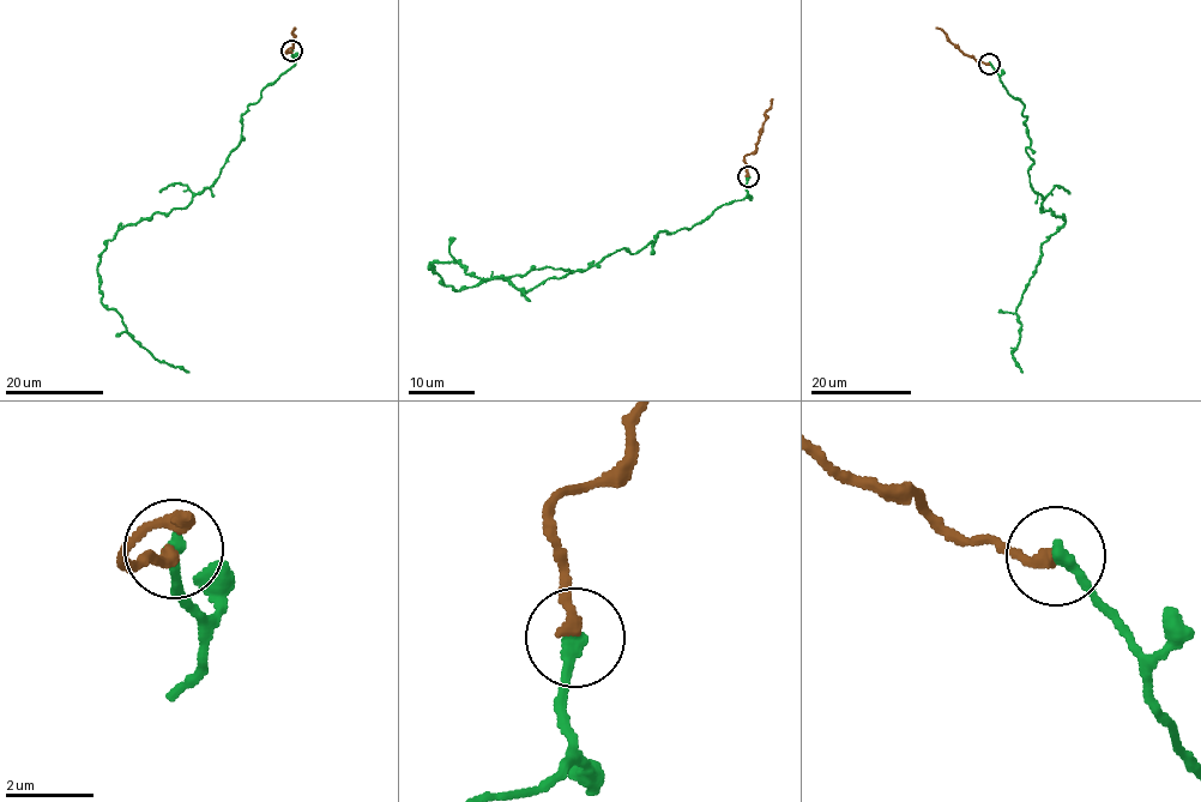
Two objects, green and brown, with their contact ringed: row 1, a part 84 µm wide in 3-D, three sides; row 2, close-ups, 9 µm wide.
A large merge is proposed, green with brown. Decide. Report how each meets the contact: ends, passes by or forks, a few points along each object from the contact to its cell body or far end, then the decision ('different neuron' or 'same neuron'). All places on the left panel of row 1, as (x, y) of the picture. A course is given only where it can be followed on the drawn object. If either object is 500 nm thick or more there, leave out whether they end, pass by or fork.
green ends; brown ends; course green (291, 50), (218, 178), (120, 229), (98, 265), (101, 302), (125, 331), (188, 372); course brown (291, 50), (285, 52), (293, 48), (295, 28); same neuron

